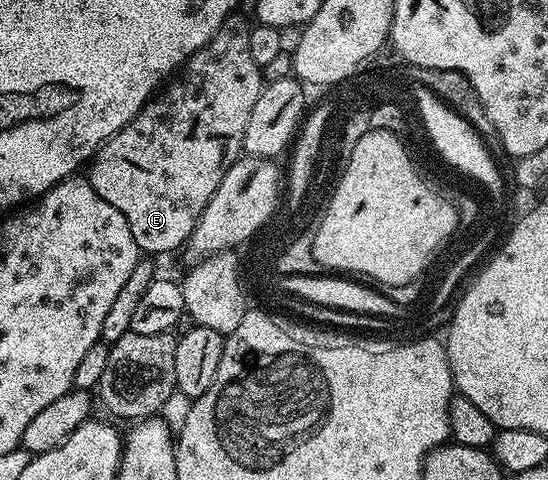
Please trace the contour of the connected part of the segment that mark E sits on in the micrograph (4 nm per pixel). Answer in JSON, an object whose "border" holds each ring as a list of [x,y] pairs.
{"border":[[[222,27],[196,55],[190,57],[182,65],[177,75],[169,81],[168,87],[165,89],[165,92],[167,91],[166,96],[159,95],[157,98],[151,98],[140,109],[138,117],[132,122],[128,122],[128,126],[120,129],[111,140],[106,141],[94,153],[93,161],[89,165],[89,168],[91,167],[90,173],[88,173],[90,184],[96,190],[96,194],[100,194],[100,198],[112,202],[112,206],[116,206],[116,210],[120,210],[120,214],[124,214],[124,222],[128,222],[128,230],[132,230],[132,238],[136,242],[139,253],[174,252],[181,244],[183,247],[189,241],[192,233],[194,233],[194,227],[198,225],[198,219],[204,210],[204,206],[208,206],[212,194],[216,194],[216,190],[220,186],[224,174],[228,174],[230,167],[243,155],[244,149],[242,143],[244,142],[244,134],[248,130],[248,118],[252,118],[252,106],[256,106],[256,98],[260,98],[264,81],[262,78],[262,68],[254,61],[252,50],[248,48],[249,31],[245,27],[243,29],[230,27]]]}

